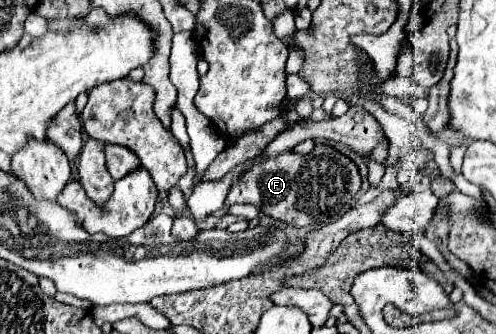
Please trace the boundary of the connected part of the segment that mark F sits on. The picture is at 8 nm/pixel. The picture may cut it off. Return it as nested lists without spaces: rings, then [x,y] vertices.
[[[317,143],[309,155],[285,153],[275,159],[255,163],[227,195],[225,205],[253,203],[273,219],[285,221],[293,227],[307,227],[323,223],[333,217],[339,219],[353,205],[357,189],[361,187],[361,175],[357,165],[331,145]]]

